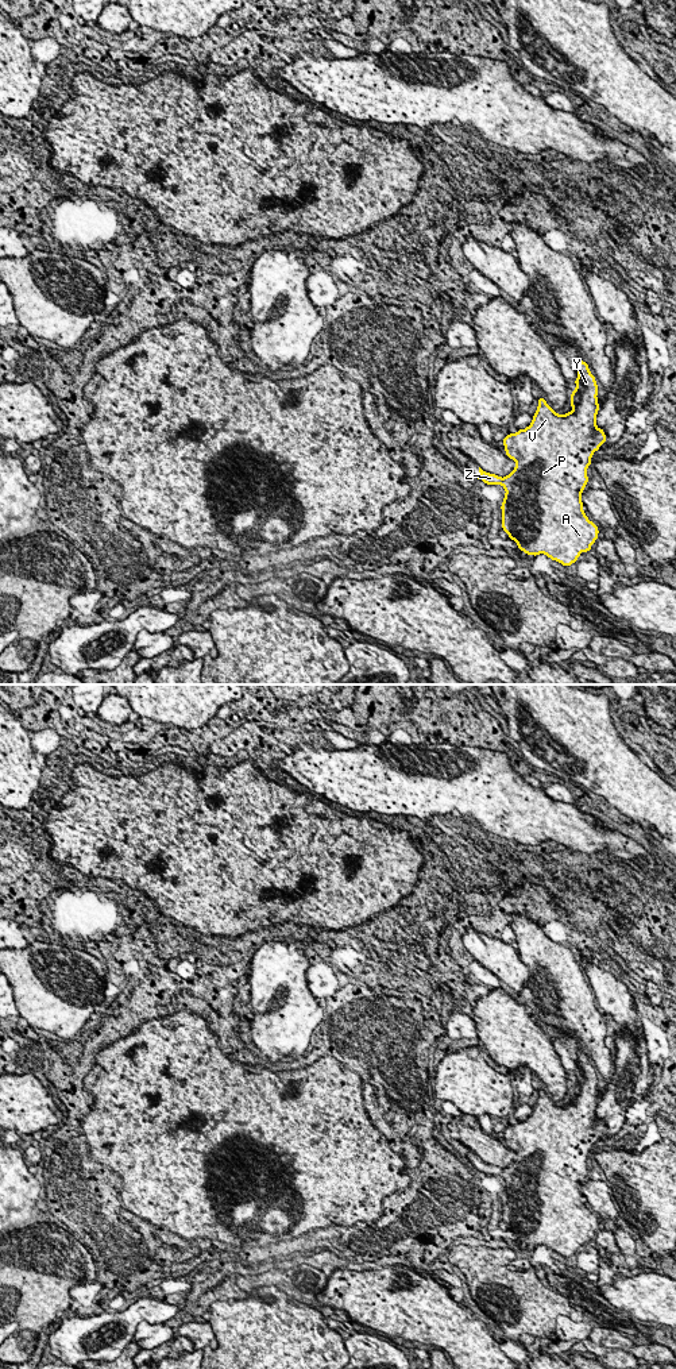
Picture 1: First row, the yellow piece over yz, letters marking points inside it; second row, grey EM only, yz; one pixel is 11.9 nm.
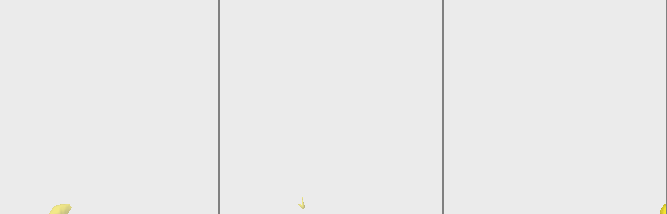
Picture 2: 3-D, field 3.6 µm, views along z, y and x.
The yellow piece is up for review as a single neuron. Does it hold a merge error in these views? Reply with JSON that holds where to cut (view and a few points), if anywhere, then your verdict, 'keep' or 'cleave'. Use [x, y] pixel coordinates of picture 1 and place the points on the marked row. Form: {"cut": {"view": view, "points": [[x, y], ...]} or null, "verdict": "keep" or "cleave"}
{"cut": null, "verdict": "keep"}

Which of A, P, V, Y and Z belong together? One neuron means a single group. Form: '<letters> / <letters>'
A P V Y Z

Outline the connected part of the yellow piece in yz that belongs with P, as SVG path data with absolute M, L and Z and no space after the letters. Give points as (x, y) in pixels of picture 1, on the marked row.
M578 360L576 389L571 393L571 409L567 414L557 414L538 398L533 421L526 429L505 436L506 455L515 462L515 468L505 478L483 471L480 479L487 485L502 485L506 490L502 502L502 529L518 544L525 555L545 554L552 560L568 567L578 560L580 552L588 552L599 537L596 524L583 512L582 491L588 477L587 467L591 456L606 441L604 431L596 427L598 385L588 365Z

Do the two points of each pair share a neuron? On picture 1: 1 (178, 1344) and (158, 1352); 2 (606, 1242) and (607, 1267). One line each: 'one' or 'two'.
1: one
2: one

